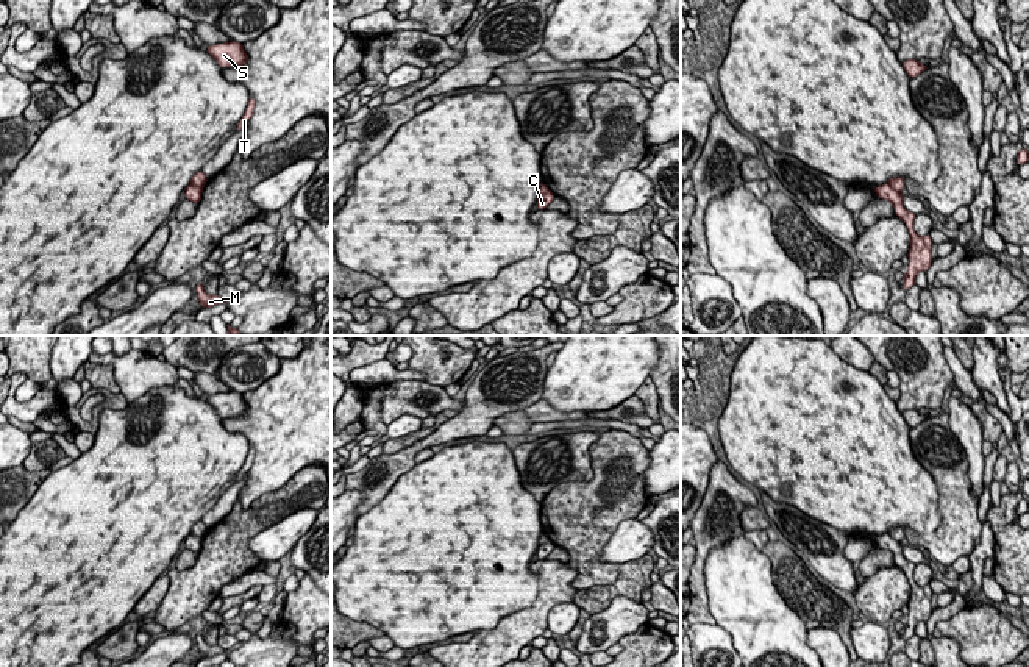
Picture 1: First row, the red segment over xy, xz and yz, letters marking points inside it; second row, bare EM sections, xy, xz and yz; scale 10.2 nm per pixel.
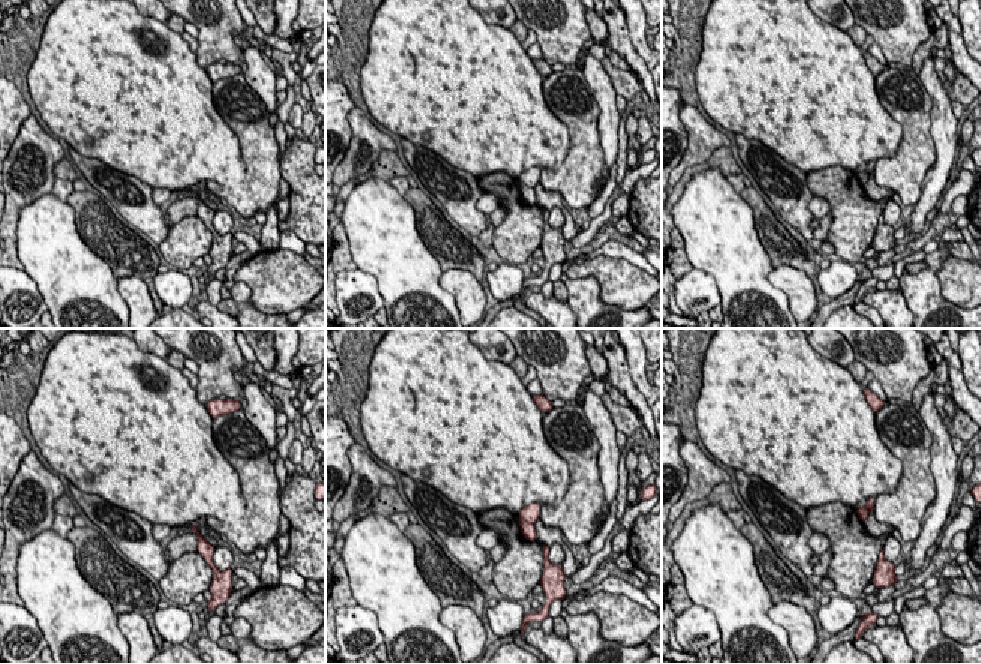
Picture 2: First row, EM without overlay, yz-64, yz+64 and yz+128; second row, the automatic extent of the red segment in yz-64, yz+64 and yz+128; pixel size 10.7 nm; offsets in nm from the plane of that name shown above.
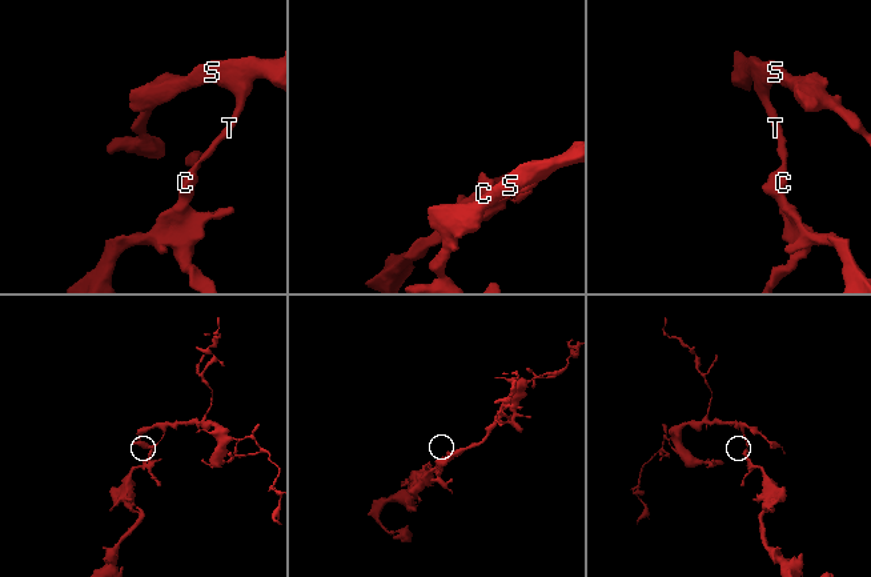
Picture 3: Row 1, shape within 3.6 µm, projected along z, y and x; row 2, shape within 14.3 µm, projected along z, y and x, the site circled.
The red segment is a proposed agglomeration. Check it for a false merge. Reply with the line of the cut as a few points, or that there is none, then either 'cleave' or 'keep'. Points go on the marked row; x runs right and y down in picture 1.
yz (887, 183), (898, 192) | cleave

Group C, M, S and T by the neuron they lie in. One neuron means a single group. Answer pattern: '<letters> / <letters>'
C S T / M

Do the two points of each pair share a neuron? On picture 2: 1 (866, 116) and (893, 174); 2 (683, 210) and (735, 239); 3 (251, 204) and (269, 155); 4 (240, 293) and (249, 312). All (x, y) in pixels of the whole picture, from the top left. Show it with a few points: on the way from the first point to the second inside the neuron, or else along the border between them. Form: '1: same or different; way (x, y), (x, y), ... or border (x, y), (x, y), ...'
1: different; border (903, 126), (899, 149), (891, 156), (875, 161)
2: same; way (696, 213), (705, 215), (722, 231)
3: same; way (260, 192), (263, 186), (263, 167)
4: same; way (242, 297), (245, 308)

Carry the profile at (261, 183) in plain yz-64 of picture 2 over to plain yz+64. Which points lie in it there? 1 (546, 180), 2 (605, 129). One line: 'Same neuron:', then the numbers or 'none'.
Same neuron: 1

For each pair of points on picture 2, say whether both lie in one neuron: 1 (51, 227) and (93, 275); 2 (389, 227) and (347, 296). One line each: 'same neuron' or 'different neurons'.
1: same neuron
2: different neurons

